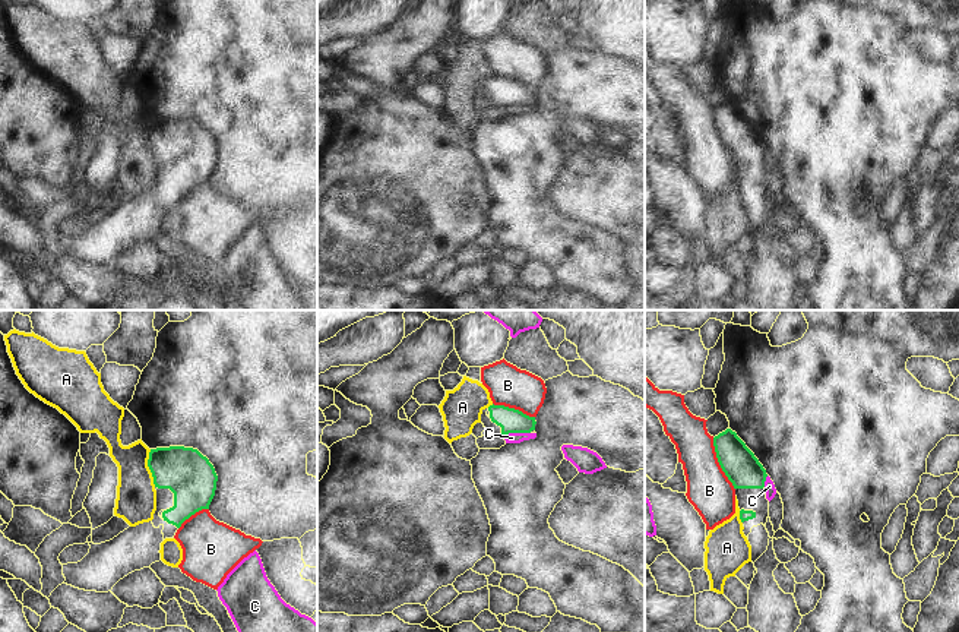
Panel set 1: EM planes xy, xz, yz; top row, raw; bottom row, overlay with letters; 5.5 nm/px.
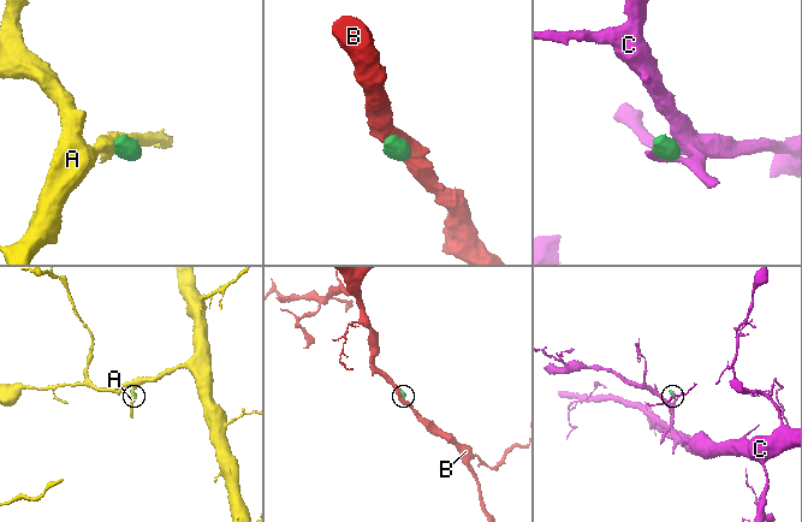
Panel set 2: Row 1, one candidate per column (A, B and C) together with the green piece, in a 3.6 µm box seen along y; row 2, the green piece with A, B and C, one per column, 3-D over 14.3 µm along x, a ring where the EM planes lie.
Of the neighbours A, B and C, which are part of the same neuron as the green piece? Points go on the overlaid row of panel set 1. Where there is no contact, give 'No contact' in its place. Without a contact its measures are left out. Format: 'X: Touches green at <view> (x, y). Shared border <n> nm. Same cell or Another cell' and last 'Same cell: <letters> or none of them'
A: Touches green at xy (149, 468). Shared border 220 nm. Another cell
B: Touches green at yz (719, 464). Shared border 320 nm. Another cell
C: Touches green at xz (516, 432). Shared border 150 nm. Another cell
Same cell: none of them

